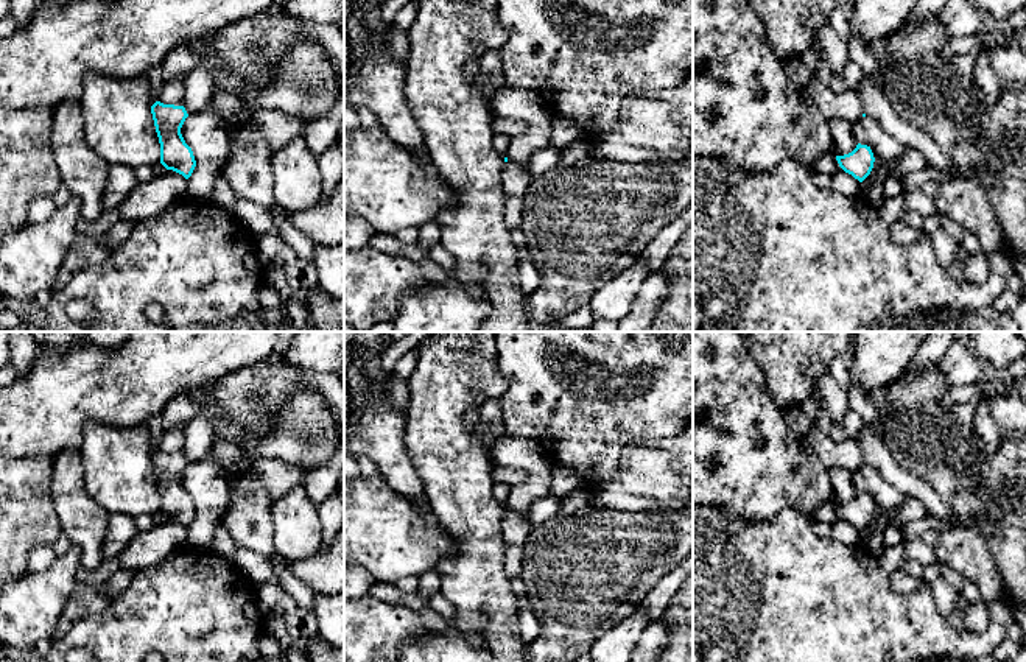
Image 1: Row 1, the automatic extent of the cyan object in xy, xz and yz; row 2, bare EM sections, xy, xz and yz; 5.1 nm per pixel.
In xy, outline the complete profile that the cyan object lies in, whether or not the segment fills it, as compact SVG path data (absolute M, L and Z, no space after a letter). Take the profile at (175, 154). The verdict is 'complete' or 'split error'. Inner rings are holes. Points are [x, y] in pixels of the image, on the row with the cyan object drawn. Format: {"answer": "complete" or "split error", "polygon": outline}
{"answer": "complete", "polygon": "M156 101L151 106L151 114L160 143L160 164L188 179L196 160L181 134L181 128L188 117L185 107Z"}

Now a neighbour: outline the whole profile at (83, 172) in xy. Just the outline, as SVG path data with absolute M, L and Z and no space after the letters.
M78 100L61 101L53 111L51 150L61 184L81 202L81 218L98 220L104 207L109 164L86 142Z

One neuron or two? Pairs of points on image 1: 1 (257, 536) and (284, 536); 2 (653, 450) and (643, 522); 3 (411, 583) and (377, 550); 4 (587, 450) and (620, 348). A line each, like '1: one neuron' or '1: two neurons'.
1: two neurons
2: two neurons
3: two neurons
4: one neuron

